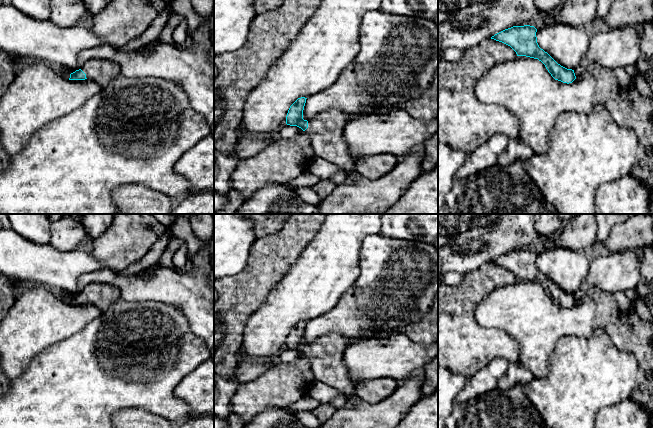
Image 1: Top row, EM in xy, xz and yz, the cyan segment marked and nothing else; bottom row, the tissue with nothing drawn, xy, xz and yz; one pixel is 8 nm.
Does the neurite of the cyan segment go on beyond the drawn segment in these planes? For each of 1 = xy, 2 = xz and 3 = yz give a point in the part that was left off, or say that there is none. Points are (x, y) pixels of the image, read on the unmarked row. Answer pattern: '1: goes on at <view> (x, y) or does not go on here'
1: goes on at xy (101, 295)
2: goes on at xz (325, 353)
3: does not go on here

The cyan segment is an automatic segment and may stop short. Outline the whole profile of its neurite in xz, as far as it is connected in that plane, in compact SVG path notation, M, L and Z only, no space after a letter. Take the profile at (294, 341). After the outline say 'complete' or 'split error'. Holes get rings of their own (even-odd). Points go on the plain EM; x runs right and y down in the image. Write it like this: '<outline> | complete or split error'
M305 321L298 322L289 332L286 348L301 352L310 362L315 379L337 389L340 394L355 395L356 385L348 377L343 354L347 338L331 333L314 339L309 345L303 343Z | split error

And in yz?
M513 250L495 258L491 263L510 270L517 280L538 283L555 304L567 308L572 307L576 303L574 294L561 290L541 273L537 267L536 256L537 253L534 250Z | complete

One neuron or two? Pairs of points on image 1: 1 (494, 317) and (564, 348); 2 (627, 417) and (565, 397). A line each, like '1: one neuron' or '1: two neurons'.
1: two neurons
2: two neurons

